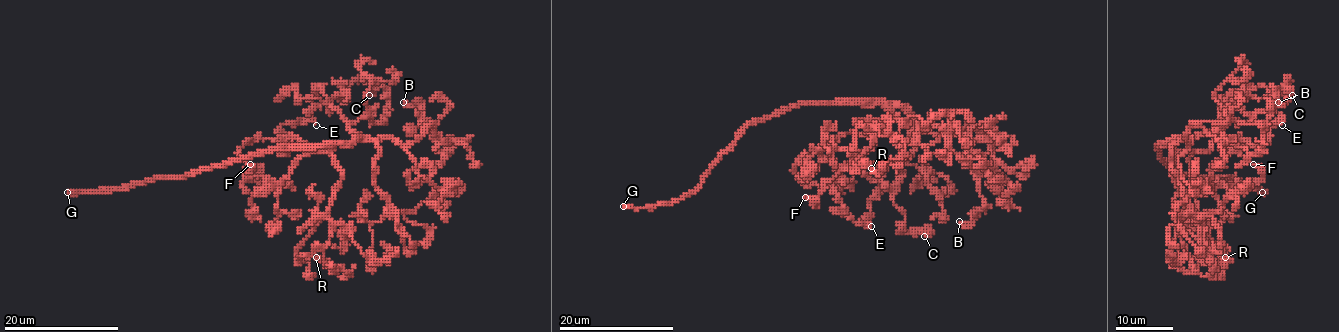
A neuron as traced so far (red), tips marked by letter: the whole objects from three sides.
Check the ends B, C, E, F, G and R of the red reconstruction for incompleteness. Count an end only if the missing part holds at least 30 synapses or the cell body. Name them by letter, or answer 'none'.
G

